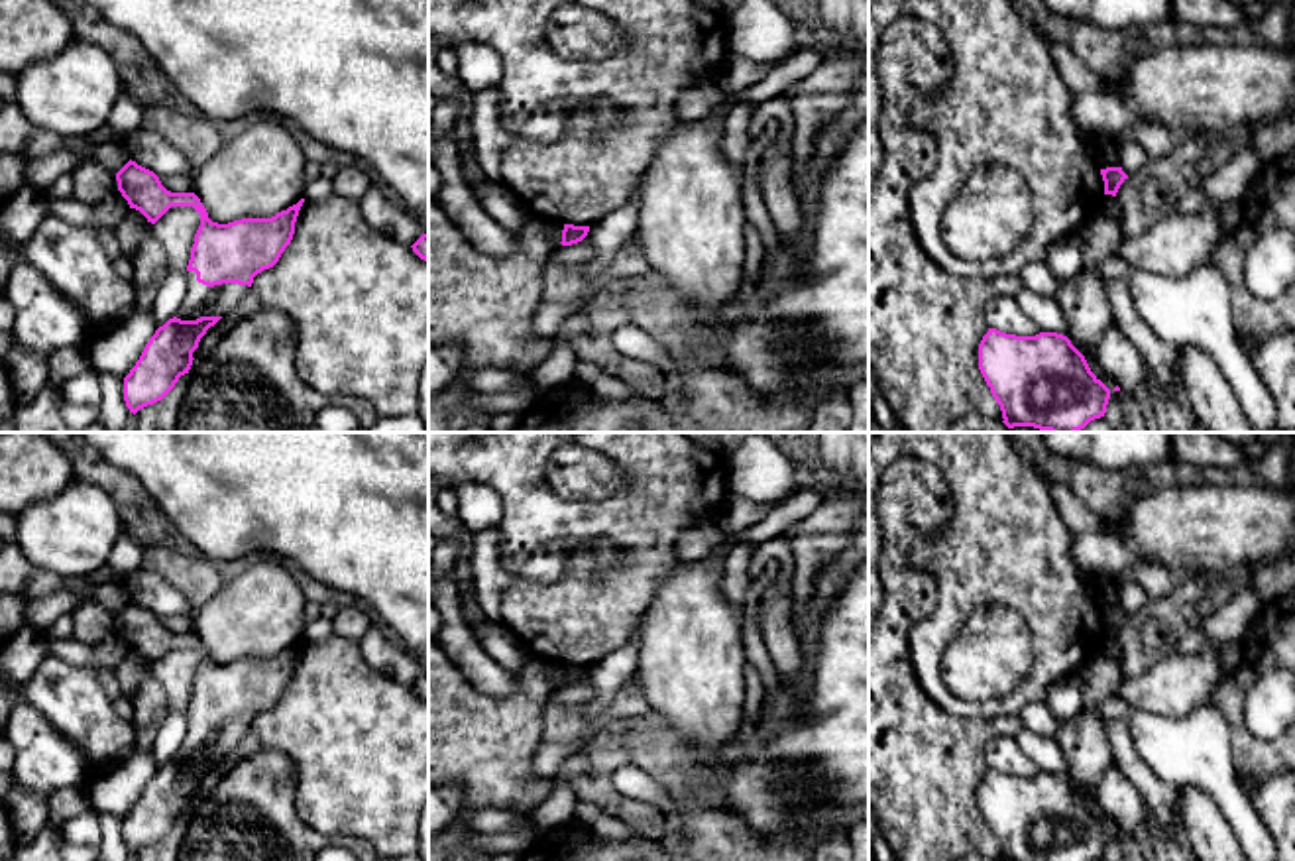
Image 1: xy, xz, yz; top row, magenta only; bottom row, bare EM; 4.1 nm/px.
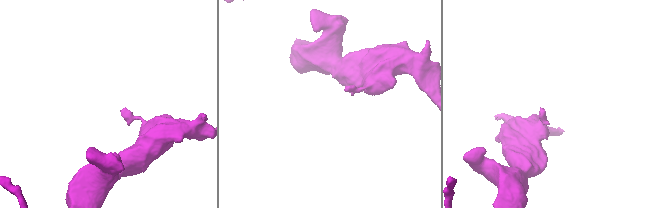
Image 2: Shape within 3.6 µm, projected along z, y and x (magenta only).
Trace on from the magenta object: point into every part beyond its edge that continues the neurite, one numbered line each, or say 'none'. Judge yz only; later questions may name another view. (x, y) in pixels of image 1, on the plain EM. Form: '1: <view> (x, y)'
none

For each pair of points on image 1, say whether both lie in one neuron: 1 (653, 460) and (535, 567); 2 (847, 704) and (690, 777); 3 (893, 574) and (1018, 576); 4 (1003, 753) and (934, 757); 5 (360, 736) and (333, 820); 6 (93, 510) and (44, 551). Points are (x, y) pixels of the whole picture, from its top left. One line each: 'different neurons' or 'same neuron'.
1: different neurons
2: same neuron
3: different neurons
4: different neurons
5: same neuron
6: same neuron

